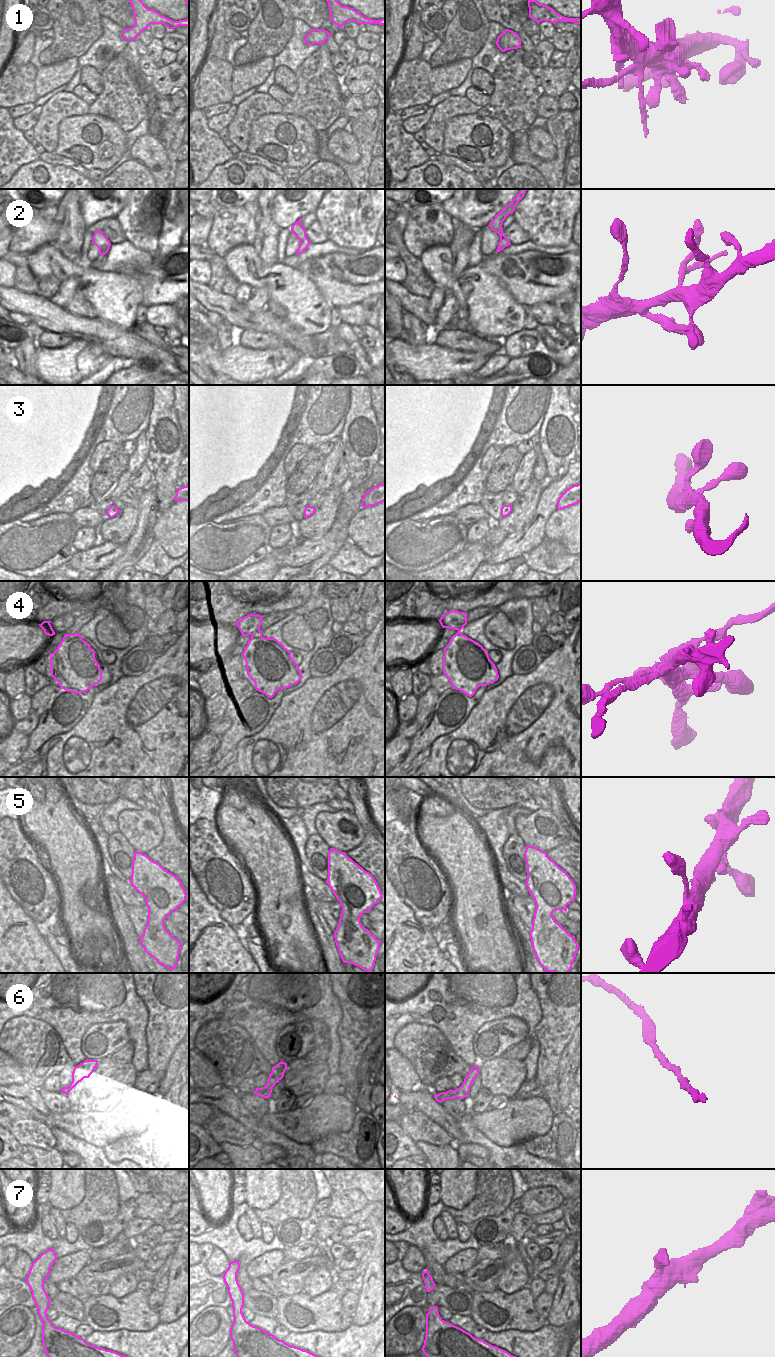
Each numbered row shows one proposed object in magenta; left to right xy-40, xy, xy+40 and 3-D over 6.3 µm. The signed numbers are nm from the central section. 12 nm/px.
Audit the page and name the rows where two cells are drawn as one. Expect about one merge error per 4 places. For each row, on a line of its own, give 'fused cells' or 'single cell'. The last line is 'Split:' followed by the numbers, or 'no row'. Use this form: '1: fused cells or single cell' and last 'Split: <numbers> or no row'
1: single cell
2: single cell
3: single cell
4: fused cells
5: single cell
6: single cell
7: single cell
Split: 4

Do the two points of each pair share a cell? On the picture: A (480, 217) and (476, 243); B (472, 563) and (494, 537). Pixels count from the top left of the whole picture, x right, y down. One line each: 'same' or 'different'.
A: different
B: same

